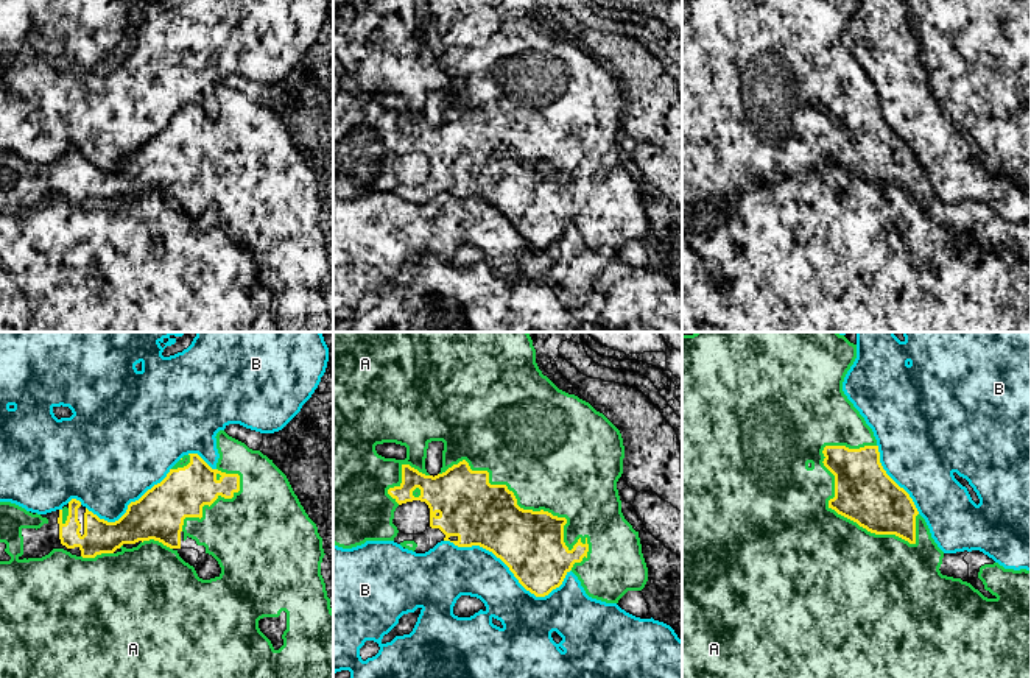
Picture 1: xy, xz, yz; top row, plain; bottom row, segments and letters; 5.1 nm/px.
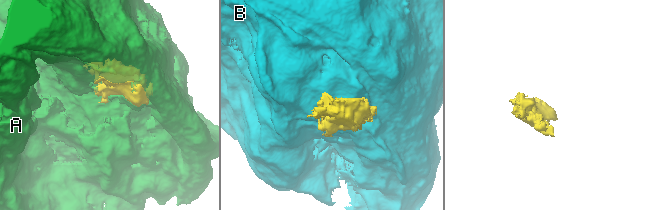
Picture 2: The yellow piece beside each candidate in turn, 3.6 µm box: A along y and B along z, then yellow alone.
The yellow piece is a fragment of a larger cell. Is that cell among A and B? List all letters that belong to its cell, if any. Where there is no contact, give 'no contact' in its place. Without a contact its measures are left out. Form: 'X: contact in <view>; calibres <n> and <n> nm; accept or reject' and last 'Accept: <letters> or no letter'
A: contact in xz; calibres 340 and 440 nm; accept
B: contact in xz; calibres 340 and 260 nm; reject
Accept: A

